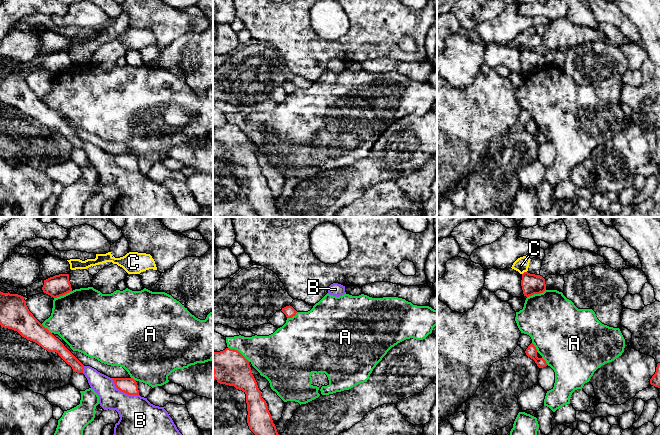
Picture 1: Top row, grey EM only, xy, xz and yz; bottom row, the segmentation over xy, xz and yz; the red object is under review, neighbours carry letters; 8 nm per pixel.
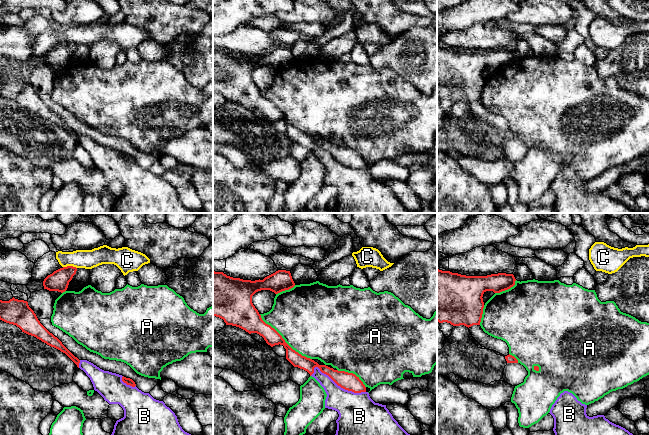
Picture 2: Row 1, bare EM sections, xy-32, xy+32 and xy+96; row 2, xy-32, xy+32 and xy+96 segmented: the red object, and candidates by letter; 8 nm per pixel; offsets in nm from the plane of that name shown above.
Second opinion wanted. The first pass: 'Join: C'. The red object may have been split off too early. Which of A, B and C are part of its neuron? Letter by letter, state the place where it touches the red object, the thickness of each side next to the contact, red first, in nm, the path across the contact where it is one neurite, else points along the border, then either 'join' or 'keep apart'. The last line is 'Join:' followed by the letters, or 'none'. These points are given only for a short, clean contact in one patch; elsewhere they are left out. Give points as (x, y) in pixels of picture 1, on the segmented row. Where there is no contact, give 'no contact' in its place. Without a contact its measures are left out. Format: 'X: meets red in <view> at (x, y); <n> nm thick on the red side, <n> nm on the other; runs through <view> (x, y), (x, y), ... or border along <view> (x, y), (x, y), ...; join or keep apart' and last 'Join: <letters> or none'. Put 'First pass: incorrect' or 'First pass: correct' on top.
First pass: incorrect
A: meets red in xz at (238, 351); 280 nm thick on the red side, 300 nm on the other; keep apart
B: meets red in xy at (123, 391); 130 nm thick on the red side, 300 nm on the other; keep apart
C: meets red in yz at (524, 272); 160 nm thick on the red side, 120 nm on the other; border along yz (526, 271), (522, 274); keep apart
Join: none

